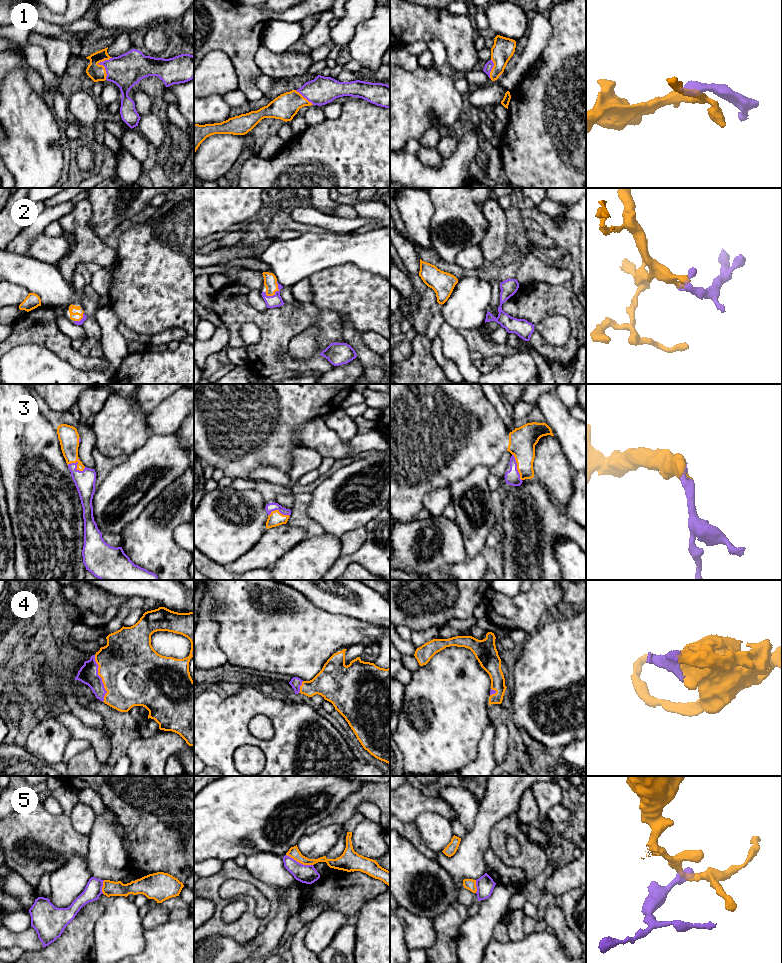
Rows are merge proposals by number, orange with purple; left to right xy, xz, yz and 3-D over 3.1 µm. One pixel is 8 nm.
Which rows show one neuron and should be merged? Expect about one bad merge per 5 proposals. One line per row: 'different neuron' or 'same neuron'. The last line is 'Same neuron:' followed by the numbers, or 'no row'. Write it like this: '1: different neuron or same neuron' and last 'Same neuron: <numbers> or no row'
1: same neuron
2: same neuron
3: same neuron
4: same neuron
5: different neuron
Same neuron: 1, 2, 3, 4

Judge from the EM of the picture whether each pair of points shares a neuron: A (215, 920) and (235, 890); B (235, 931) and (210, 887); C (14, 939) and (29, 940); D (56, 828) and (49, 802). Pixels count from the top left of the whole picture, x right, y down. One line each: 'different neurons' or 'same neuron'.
A: different neurons
B: same neuron
C: same neuron
D: different neurons

